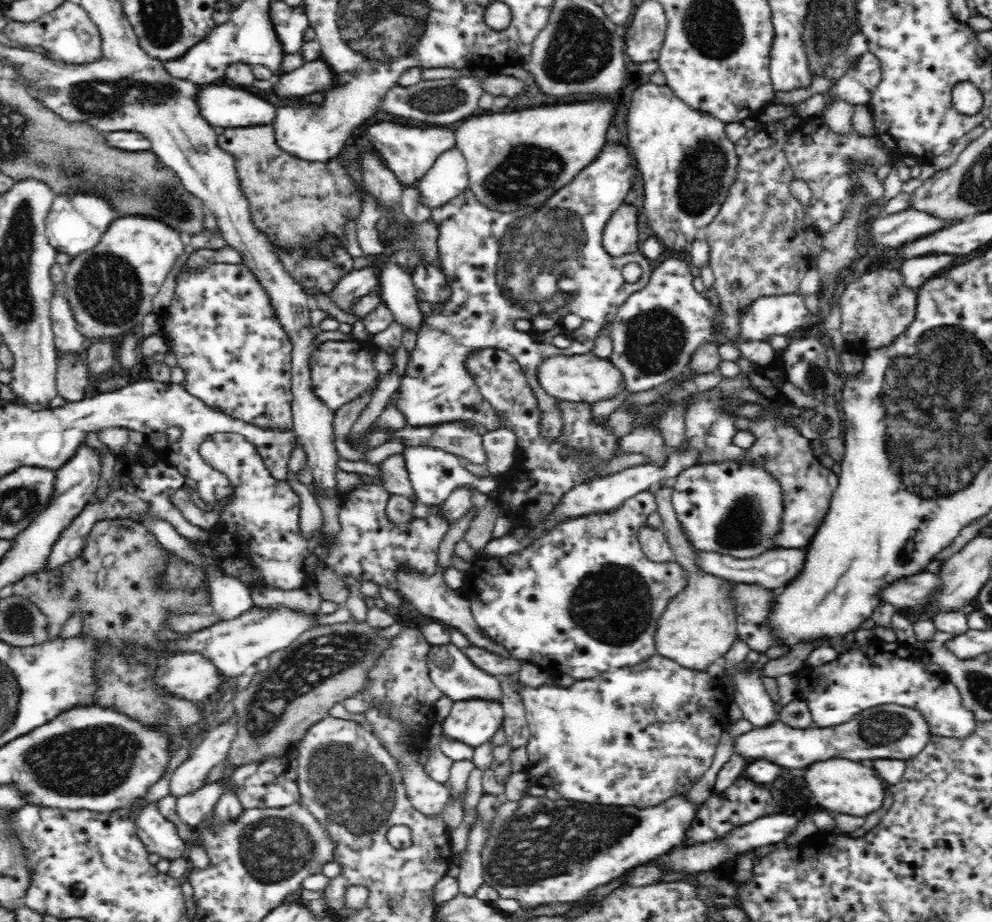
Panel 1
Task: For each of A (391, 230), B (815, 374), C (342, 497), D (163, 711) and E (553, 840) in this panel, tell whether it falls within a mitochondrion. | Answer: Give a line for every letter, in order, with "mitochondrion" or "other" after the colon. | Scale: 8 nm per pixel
A: mitochondrion
B: mitochondrion
C: other
D: mitochondrion
E: mitochondrion

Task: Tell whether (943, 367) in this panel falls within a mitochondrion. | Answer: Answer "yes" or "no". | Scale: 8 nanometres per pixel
yes

